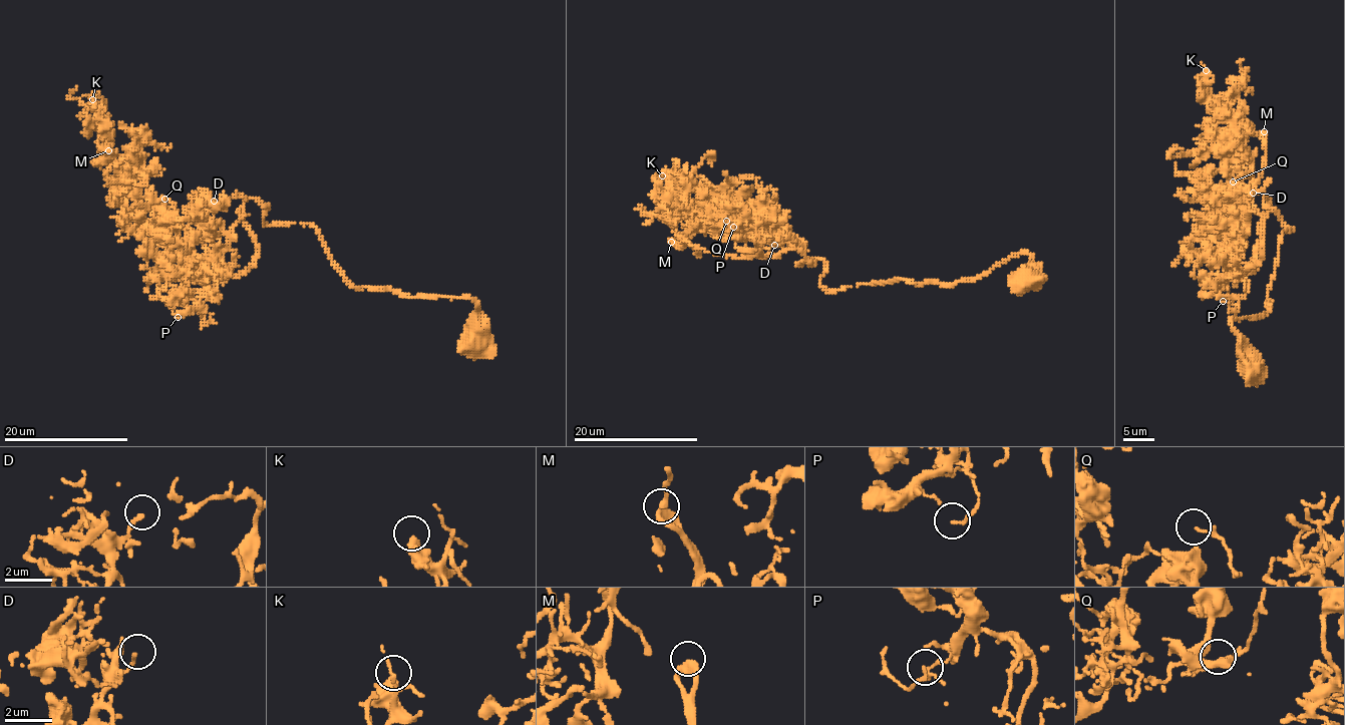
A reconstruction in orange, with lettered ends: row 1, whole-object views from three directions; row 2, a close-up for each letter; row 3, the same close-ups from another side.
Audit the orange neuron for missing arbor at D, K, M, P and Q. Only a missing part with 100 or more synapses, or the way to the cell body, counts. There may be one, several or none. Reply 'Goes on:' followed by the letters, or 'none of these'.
Goes on: none of these

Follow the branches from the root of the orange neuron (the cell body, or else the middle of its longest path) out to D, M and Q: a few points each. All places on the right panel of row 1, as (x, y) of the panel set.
D: (1254, 369), (1231, 322), (1269, 311), (1292, 230), (1265, 196), (1263, 257), (1225, 262), (1253, 193)
M: (1254, 369), (1231, 322), (1269, 311), (1292, 230), (1265, 196), (1245, 268), (1264, 131)
Q: (1254, 369), (1231, 322), (1292, 230), (1265, 196), (1263, 257), (1227, 263), (1233, 182)

